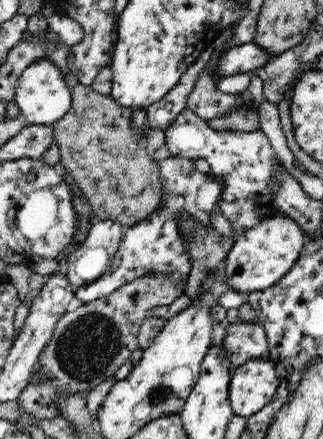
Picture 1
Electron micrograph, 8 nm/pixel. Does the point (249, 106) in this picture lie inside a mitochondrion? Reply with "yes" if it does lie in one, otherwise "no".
no

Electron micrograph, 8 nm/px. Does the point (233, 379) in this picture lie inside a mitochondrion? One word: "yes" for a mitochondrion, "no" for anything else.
no

